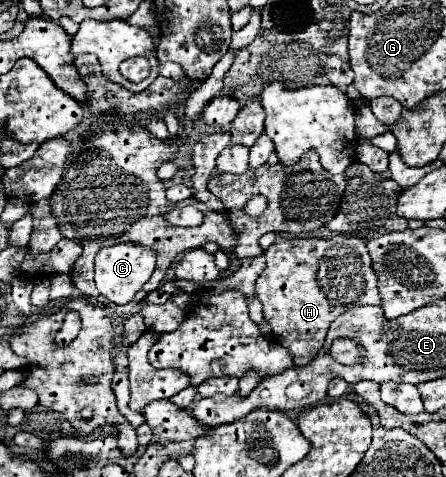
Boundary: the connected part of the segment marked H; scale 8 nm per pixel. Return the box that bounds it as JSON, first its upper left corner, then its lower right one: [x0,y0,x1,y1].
[256,234,380,366]

